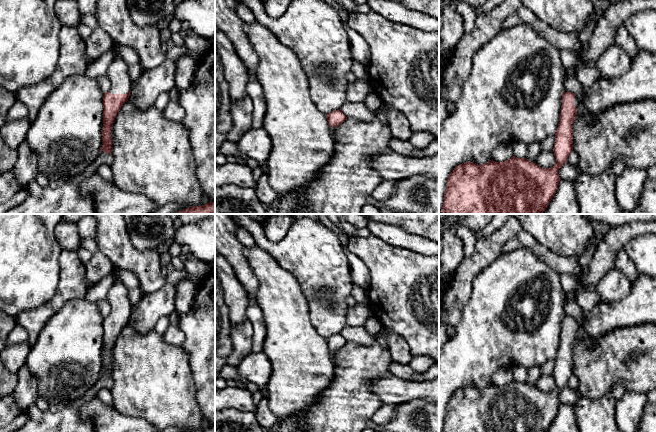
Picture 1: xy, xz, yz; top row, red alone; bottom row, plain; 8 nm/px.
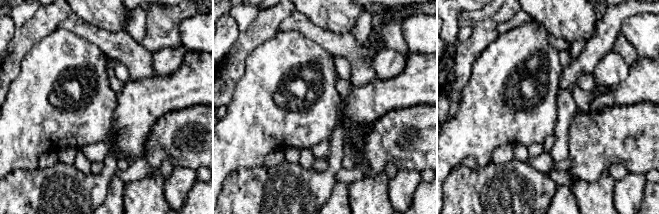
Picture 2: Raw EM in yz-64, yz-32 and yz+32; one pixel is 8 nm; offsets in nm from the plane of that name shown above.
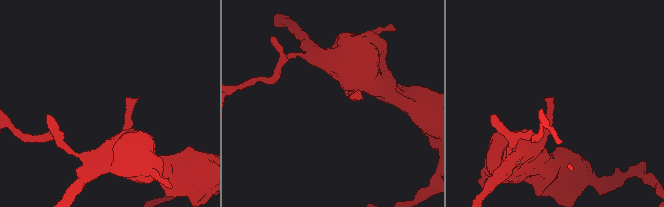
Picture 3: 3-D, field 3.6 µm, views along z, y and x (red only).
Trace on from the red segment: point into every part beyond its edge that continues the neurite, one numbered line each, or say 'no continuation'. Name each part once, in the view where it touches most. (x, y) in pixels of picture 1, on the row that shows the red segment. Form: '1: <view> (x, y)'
1: xy (118, 72)

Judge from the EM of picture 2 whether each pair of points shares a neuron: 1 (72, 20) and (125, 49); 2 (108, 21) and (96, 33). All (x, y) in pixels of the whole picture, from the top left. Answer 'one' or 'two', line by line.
1: one
2: two

